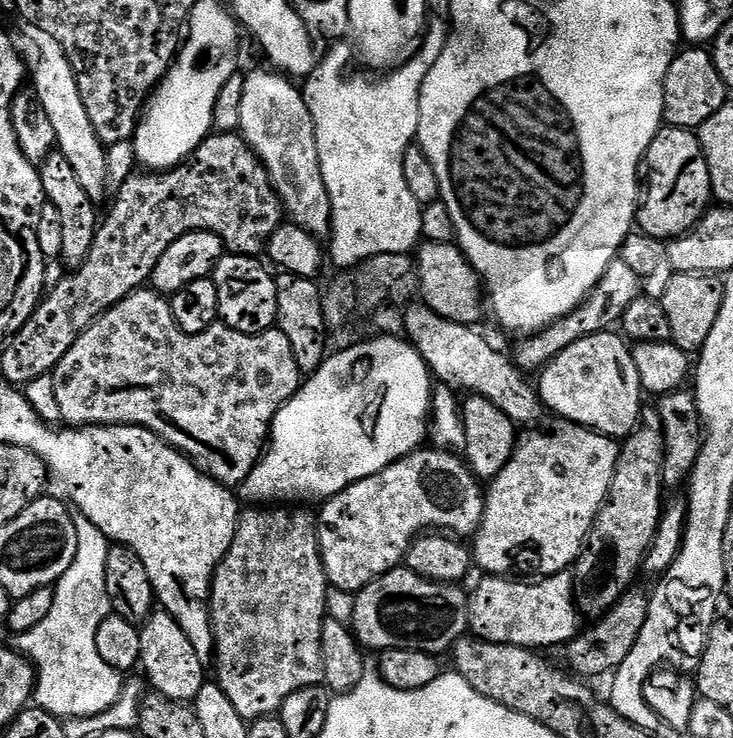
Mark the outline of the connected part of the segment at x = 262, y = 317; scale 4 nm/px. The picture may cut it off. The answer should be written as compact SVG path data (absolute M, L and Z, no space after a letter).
M226 254L220 259L210 277L218 290L219 319L226 327L251 336L259 332L269 332L275 328L278 314L276 276L268 273L259 264L260 262L254 256Z

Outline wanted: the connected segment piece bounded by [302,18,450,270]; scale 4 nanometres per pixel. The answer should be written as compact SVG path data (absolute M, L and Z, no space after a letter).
M443 19L434 20L427 25L426 35L419 41L420 53L413 60L405 59L399 66L391 69L385 75L388 76L385 80L348 76L348 48L344 42L336 42L329 47L332 49L325 56L323 53L314 71L303 81L304 101L310 110L316 131L322 178L326 182L326 190L332 203L328 258L331 265L333 262L338 270L351 270L378 254L410 254L421 243L422 206L416 201L414 194L410 194L410 186L406 186L404 157L413 147L420 131L422 82L426 82L430 66L434 66L434 62L442 58L442 50L450 31L449 25L440 21Z

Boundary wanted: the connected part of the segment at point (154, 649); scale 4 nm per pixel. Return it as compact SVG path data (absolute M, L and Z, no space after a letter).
M156 610L144 621L140 628L140 637L142 654L139 667L144 668L145 674L148 675L146 680L151 691L177 702L195 701L198 690L202 690L206 682L206 676L204 676L206 664L198 658L198 654L194 654L194 646L190 646L190 638L182 634L182 626L174 622L169 612Z

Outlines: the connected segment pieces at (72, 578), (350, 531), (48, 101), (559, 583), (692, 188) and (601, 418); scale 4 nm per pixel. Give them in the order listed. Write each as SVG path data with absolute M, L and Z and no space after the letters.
M79 517L75 529L78 533L78 549L70 570L62 574L62 578L54 585L53 606L49 614L38 626L29 632L15 637L17 649L22 650L36 670L36 687L34 689L34 704L37 708L45 708L50 715L57 718L87 717L102 714L114 706L120 696L122 687L121 673L115 672L102 658L98 658L98 626L112 612L112 599L106 590L106 558L111 548L110 541L88 519Z
M436 446L428 447L421 447L409 456L403 456L398 462L386 466L386 470L370 478L362 478L337 496L323 501L321 508L324 509L318 512L320 557L329 585L333 589L349 594L359 592L371 580L397 567L407 557L413 540L429 530L443 530L457 538L475 537L480 529L480 520L484 517L486 499L481 481L477 480L472 469L461 457L460 460L456 457L459 455Z
M25 27L24 44L28 47L26 60L30 65L30 88L46 110L54 132L57 134L55 147L70 162L79 185L95 202L100 202L107 192L110 192L108 182L108 153L106 146L94 134L94 126L86 115L86 106L82 106L82 94L78 90L78 82L74 70L70 66L67 54L40 28Z
M571 571L532 582L536 584L519 584L516 578L491 574L483 578L485 580L476 589L471 589L468 598L468 626L471 635L481 640L533 650L545 650L555 644L564 646L577 636L578 609Z
M661 127L648 148L646 176L647 172L648 193L643 193L638 208L639 231L665 242L683 236L708 211L712 200L710 170L700 149L699 135L686 128Z
M612 330L595 332L592 336L583 336L581 340L574 342L574 346L566 346L566 350L562 350L549 364L545 364L539 373L538 391L545 409L549 413L557 412L561 421L589 428L603 436L627 438L640 422L642 389L638 366L634 366L632 348L623 335L615 336L614 333Z

